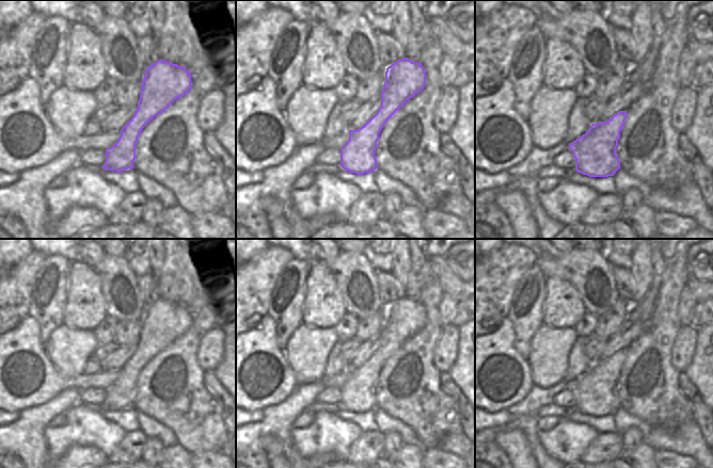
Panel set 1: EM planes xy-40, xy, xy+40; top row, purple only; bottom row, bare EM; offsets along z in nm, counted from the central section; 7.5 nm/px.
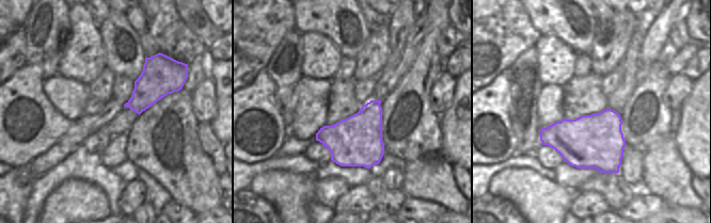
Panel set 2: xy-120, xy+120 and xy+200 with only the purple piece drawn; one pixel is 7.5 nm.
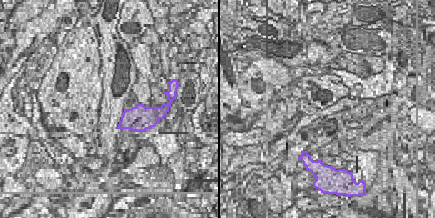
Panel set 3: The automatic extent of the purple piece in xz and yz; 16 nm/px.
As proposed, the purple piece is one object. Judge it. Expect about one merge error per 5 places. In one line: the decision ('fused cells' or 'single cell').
single cell

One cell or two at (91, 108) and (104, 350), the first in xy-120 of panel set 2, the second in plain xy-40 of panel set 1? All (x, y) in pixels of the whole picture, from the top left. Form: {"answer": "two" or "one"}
{"answer": "one"}

